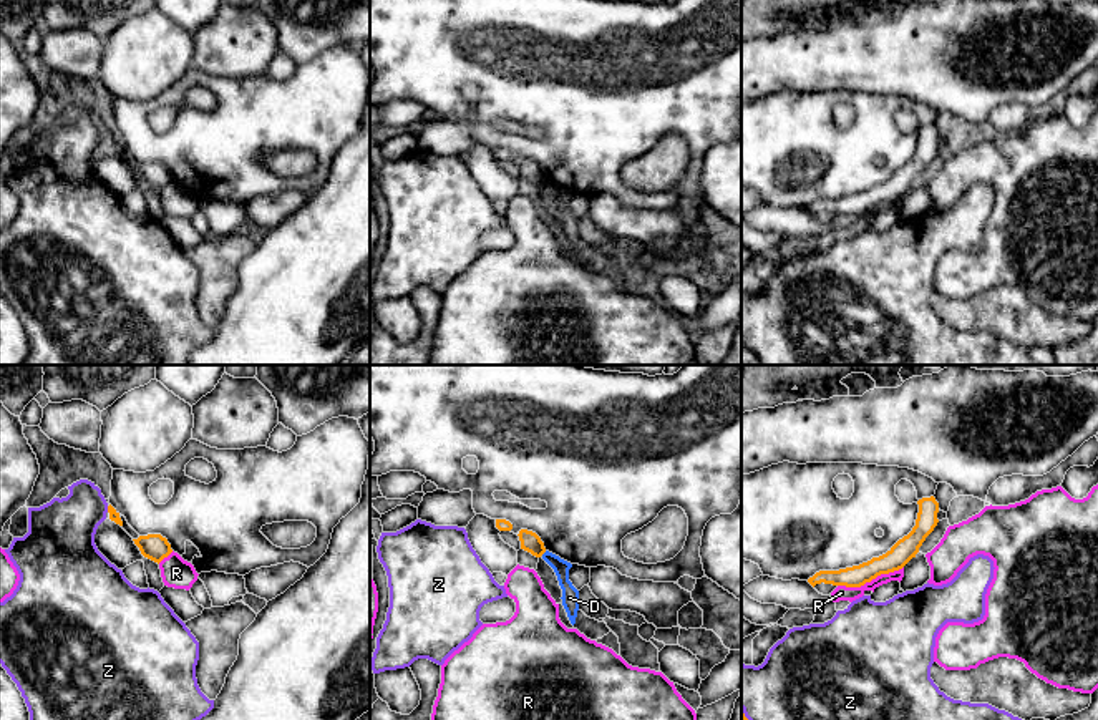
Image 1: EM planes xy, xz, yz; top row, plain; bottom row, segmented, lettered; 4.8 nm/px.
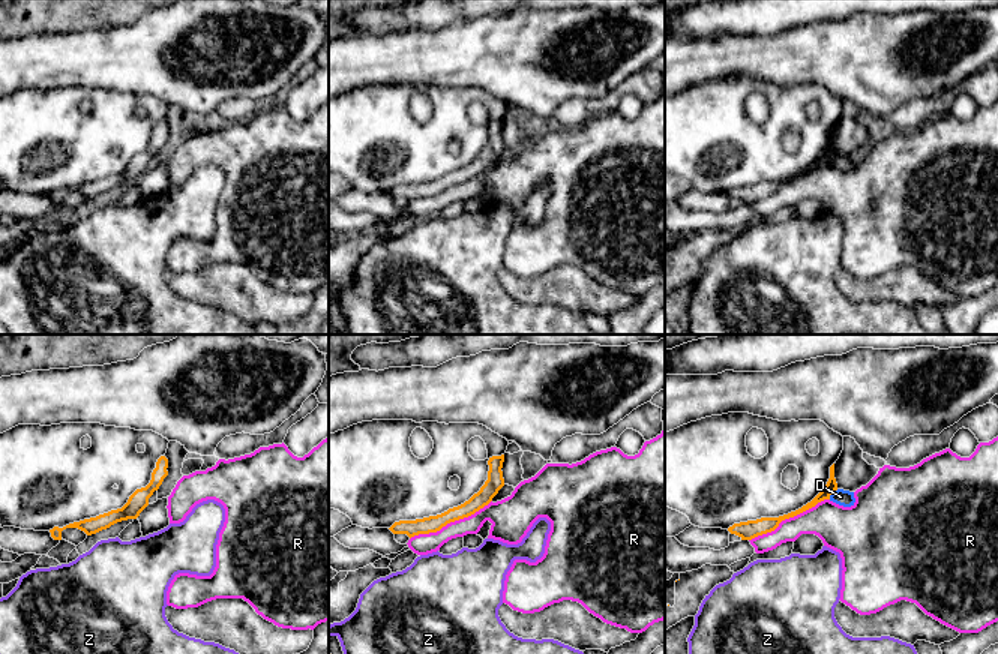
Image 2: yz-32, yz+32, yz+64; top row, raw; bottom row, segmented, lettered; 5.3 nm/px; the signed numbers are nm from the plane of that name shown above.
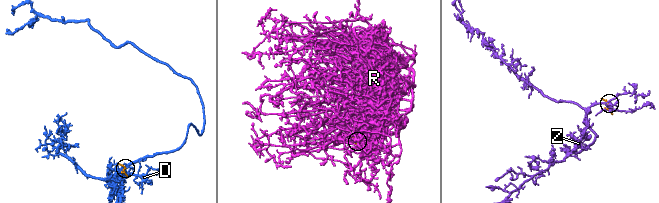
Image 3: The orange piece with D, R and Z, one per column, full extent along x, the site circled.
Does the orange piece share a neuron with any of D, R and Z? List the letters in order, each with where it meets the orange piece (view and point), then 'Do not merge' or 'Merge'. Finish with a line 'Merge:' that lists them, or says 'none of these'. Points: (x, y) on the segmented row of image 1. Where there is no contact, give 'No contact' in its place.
D: Touches orange at xz (543, 553). Do not merge
R: Touches orange at yz (869, 581). Do not merge
Z: Touches orange at xy (108, 510). Do not merge
Merge: none of these

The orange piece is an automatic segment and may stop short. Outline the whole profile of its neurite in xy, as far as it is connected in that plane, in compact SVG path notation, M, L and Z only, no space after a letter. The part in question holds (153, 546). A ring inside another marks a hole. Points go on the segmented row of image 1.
M161 534L139 536L133 541L144 557L158 564L172 552L171 544Z

